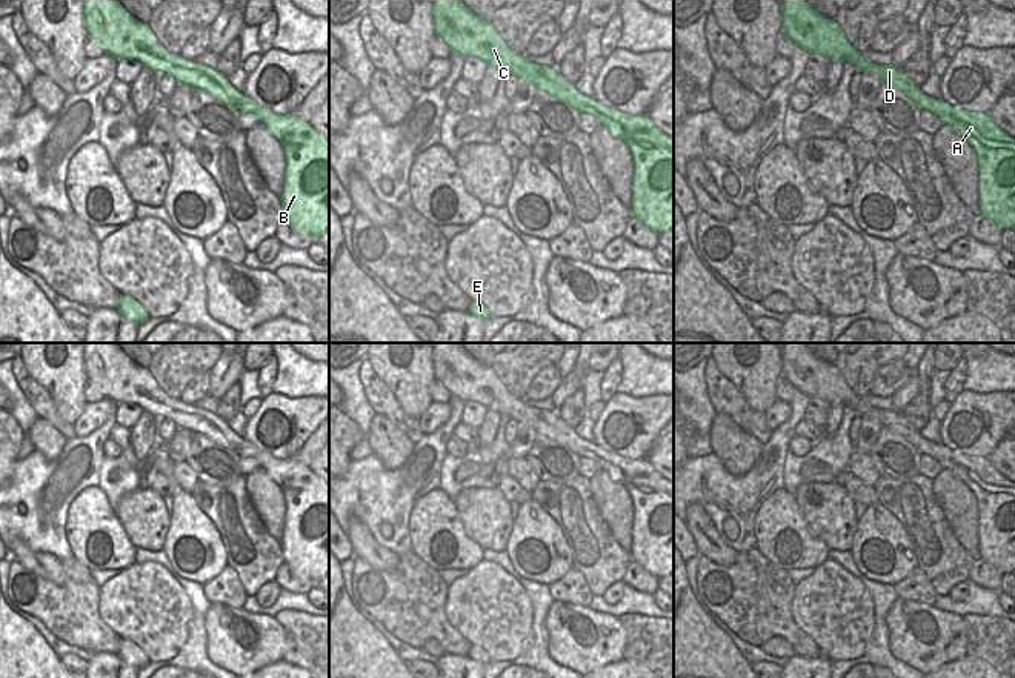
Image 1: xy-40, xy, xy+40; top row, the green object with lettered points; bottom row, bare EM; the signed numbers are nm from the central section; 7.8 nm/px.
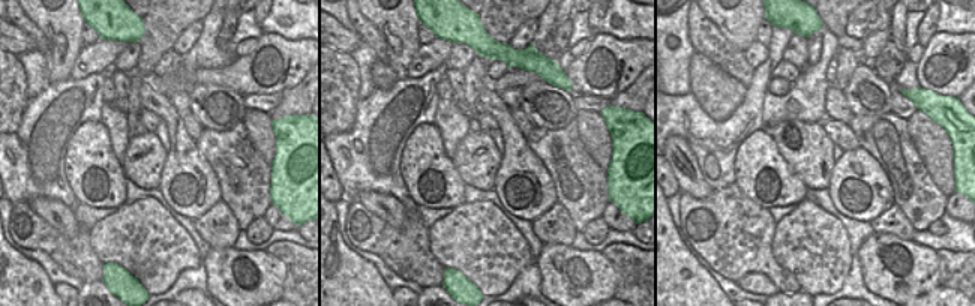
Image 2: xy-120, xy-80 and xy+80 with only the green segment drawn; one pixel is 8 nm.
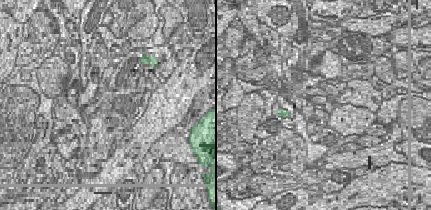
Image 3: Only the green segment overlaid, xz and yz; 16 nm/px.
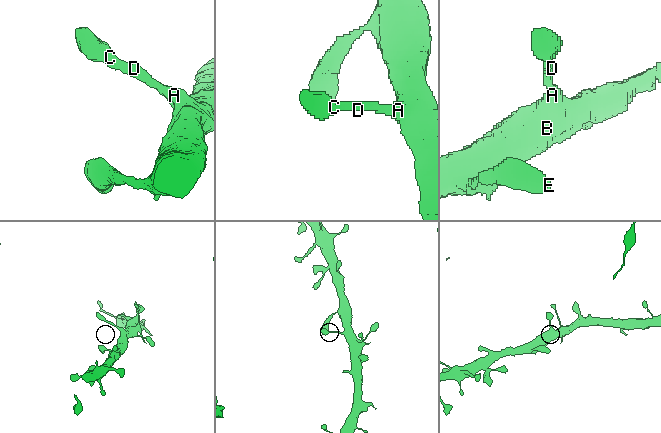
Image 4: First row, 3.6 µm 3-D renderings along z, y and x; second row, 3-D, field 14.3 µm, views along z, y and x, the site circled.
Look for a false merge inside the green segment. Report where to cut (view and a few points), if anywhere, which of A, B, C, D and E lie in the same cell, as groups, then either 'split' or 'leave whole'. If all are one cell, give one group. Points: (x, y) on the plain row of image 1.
no cut; A B C D E; leave whole

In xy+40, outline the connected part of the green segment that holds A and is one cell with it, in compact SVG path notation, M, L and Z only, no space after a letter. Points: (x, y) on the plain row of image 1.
M784 343L780 357L783 378L794 389L830 406L850 406L857 417L874 415L881 427L897 432L921 455L935 458L963 481L975 494L980 507L980 560L1001 575L1015 573L1015 483L1001 475L989 458L969 457L926 440L901 412L866 406L835 364L824 363L803 343Z

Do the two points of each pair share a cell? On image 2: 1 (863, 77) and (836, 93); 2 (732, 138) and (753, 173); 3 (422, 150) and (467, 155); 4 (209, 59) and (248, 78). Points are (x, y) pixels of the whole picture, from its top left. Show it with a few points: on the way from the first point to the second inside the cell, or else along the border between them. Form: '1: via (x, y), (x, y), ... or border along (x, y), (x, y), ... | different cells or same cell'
1: border along (842, 90), (854, 114) | different cells
2: border along (762, 126), (740, 144), (735, 153), (734, 182) | different cells
3: border along (452, 159), (456, 171), (467, 183) | different cells
4: border along (236, 59), (213, 69), (198, 68), (188, 75) | different cells

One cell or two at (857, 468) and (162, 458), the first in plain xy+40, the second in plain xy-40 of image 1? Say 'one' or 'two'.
two

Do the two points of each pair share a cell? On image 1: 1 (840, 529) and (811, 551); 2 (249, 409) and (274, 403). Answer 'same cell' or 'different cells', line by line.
1: different cells
2: different cells

